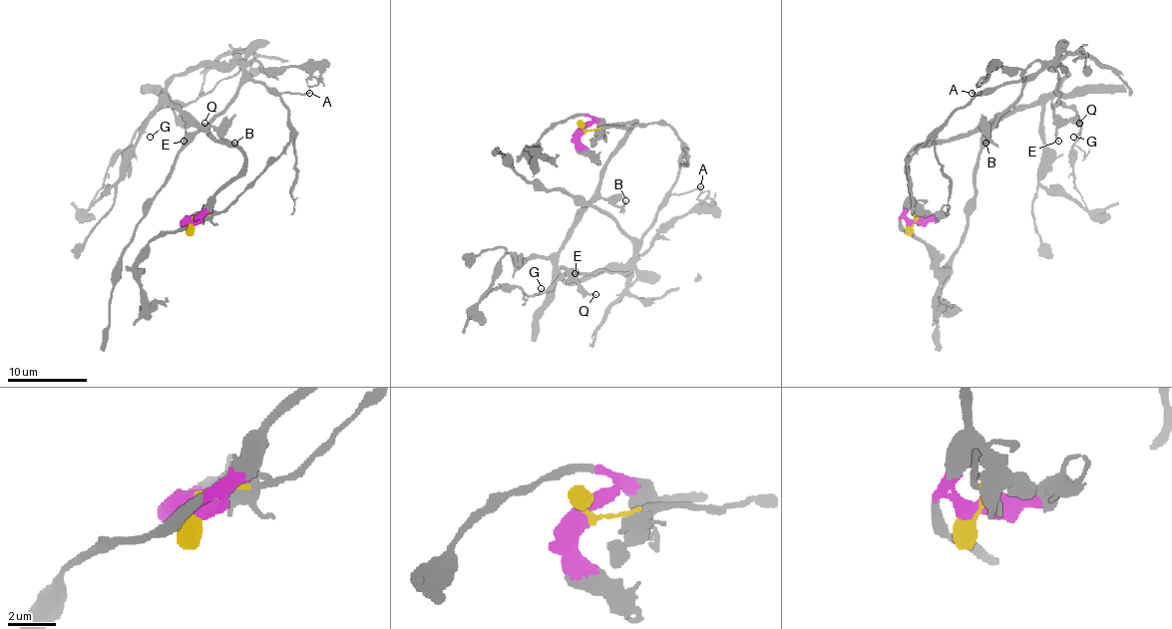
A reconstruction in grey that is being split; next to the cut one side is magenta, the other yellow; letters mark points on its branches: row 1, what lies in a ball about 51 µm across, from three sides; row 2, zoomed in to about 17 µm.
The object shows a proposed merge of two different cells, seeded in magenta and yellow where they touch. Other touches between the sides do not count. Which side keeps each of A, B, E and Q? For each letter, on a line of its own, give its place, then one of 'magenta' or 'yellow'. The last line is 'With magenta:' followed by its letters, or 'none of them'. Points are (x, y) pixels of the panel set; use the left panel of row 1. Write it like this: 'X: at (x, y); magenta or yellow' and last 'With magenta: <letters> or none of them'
A: at (309, 93); yellow
B: at (234, 143); magenta
E: at (184, 141); magenta
Q: at (204, 123); magenta
With magenta: B, E, Q

